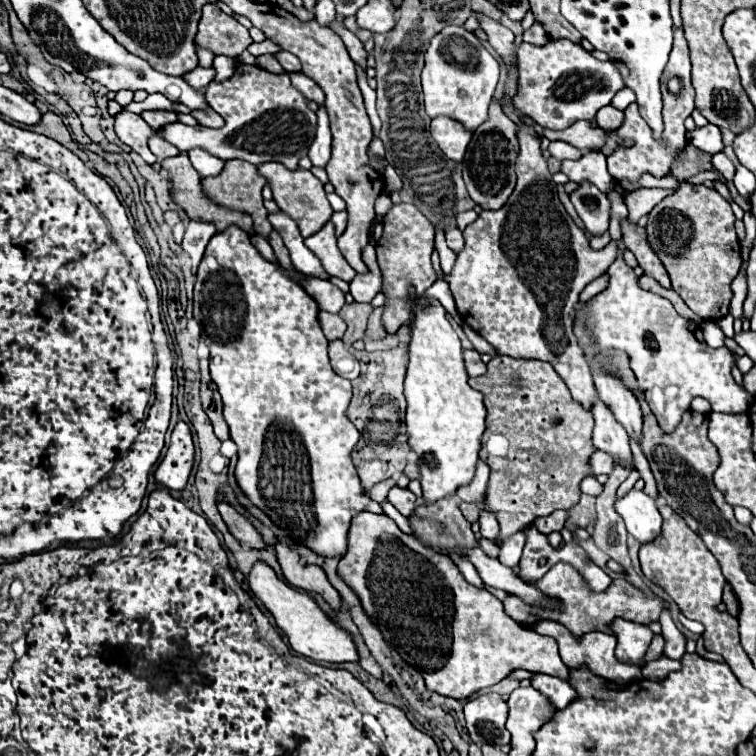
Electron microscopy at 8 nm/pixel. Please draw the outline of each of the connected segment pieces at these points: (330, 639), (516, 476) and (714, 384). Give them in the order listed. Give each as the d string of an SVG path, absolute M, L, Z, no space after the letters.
M266 563L254 565L254 569L248 577L248 585L254 591L254 595L264 603L264 607L272 613L276 625L286 633L288 643L296 653L306 655L308 659L312 659L316 663L320 663L320 661L324 661L324 663L356 663L360 659L350 633L344 631L340 625L336 625L316 605L316 601L308 593L298 591L298 589L286 585L284 581L280 581Z
M492 357L488 363L488 371L480 377L468 381L470 387L480 389L486 405L486 431L482 435L480 459L490 467L490 481L486 489L486 499L482 503L460 503L462 515L476 523L480 511L492 511L500 523L500 541L514 535L516 531L524 531L534 523L536 517L550 515L556 509L570 509L580 501L580 481L588 477L590 457L596 451L592 445L592 413L578 405L564 381L560 381L558 373L552 365L544 361L522 361L512 357Z
M620 235L612 239L618 241L618 257L606 271L610 275L610 285L592 301L582 303L576 313L574 333L584 353L592 357L606 349L622 349L630 357L630 367L636 373L638 385L666 433L676 429L694 397L708 399L712 411L718 413L746 413L754 397L732 379L730 371L736 363L732 353L726 347L710 349L696 323L680 317L664 297L644 291L638 285L636 273L622 259L626 247Z

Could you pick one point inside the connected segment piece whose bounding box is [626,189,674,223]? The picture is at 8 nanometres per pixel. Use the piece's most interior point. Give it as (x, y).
(641, 202)

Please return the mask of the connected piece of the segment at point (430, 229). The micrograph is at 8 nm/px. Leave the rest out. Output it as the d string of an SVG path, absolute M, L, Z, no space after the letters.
M412 203L392 205L392 209L386 213L384 233L376 243L378 265L382 271L382 293L386 295L384 313L382 313L382 325L386 333L396 333L400 325L404 325L408 319L410 313L410 303L406 297L408 287L414 287L420 297L436 281L436 271L431 263L431 255L435 249L434 239L434 226Z

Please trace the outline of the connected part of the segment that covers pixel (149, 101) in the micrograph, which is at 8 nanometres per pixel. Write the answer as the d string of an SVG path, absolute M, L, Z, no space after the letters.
M152 93L148 95L142 103L130 103L126 107L128 111L140 115L144 111L174 111L174 113L190 113L190 109L186 109L184 105L172 105L166 97L162 97L160 93Z

